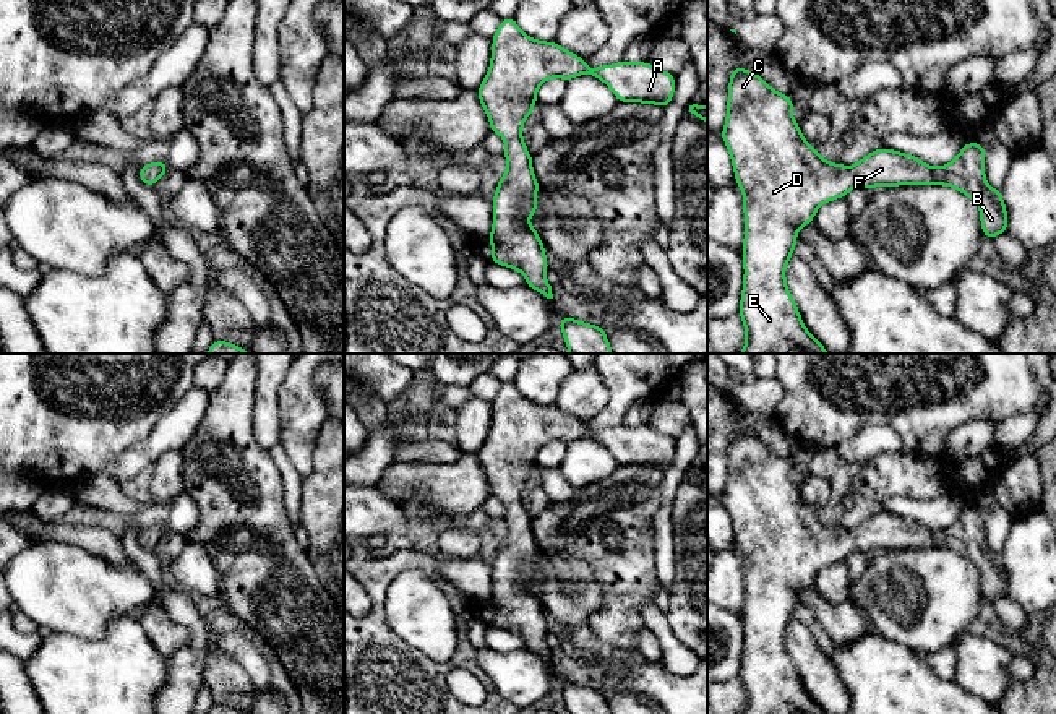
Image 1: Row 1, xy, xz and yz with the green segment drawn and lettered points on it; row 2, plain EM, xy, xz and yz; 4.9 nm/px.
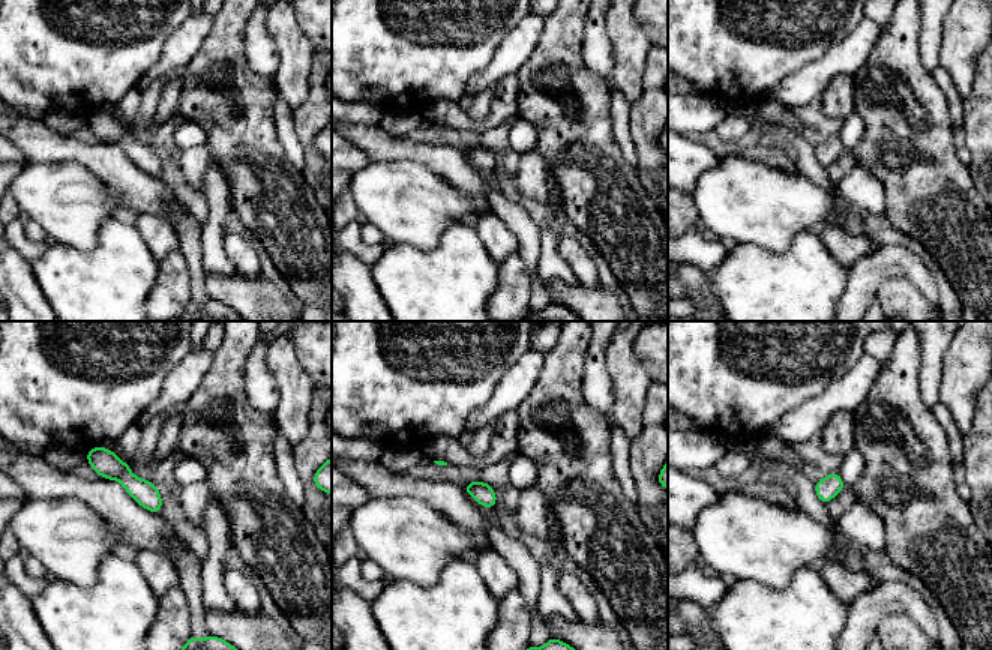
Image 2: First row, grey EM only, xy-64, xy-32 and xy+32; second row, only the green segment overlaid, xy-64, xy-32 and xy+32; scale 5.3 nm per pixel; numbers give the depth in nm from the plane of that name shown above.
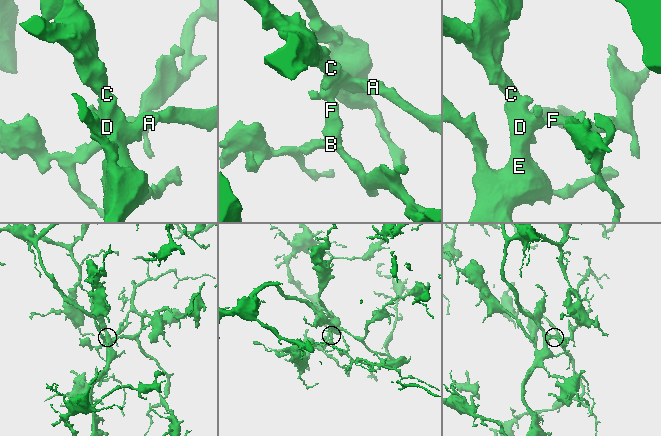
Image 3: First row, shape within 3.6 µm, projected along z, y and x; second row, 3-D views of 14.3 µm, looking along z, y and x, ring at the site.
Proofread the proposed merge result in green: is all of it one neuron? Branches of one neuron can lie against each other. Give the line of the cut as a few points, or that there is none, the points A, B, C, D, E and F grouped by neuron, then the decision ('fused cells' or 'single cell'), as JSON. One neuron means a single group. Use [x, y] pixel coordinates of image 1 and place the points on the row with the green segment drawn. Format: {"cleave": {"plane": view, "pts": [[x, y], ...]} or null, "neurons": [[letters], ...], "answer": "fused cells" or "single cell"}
{"cleave": null, "neurons": [["A", "B", "C", "D", "E", "F"]], "answer": "single cell"}

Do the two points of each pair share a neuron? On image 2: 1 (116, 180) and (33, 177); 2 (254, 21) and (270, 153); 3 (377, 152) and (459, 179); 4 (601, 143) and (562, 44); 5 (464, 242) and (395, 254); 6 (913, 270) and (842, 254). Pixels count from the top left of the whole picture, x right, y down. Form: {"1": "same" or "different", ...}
{"1": "different", "2": "different", "3": "same", "4": "same", "5": "same", "6": "different"}

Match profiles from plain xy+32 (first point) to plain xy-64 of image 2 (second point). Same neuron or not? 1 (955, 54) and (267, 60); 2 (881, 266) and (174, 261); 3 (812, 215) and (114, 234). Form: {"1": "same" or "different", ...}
{"1": "different", "2": "same", "3": "different"}

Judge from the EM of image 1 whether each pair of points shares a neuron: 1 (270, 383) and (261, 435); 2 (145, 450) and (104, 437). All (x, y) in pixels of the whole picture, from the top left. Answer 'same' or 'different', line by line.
1: same
2: different

